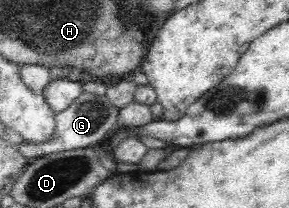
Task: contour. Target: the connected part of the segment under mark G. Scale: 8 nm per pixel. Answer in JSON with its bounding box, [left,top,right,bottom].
[18,92,120,161]

